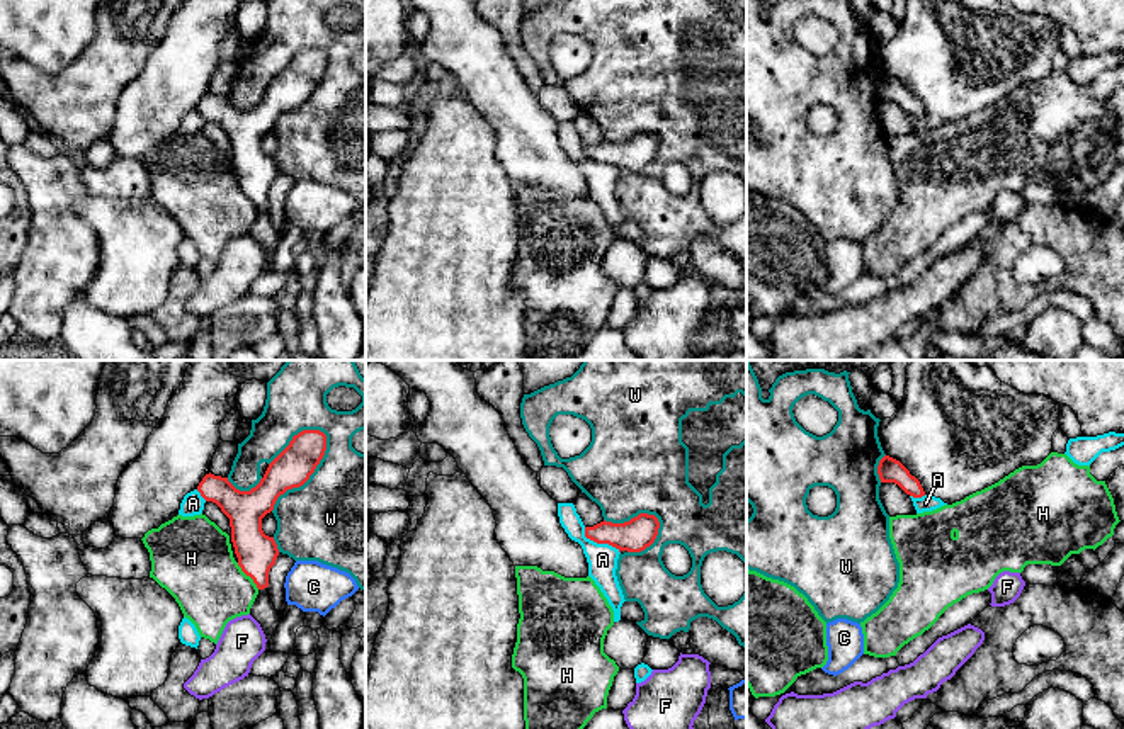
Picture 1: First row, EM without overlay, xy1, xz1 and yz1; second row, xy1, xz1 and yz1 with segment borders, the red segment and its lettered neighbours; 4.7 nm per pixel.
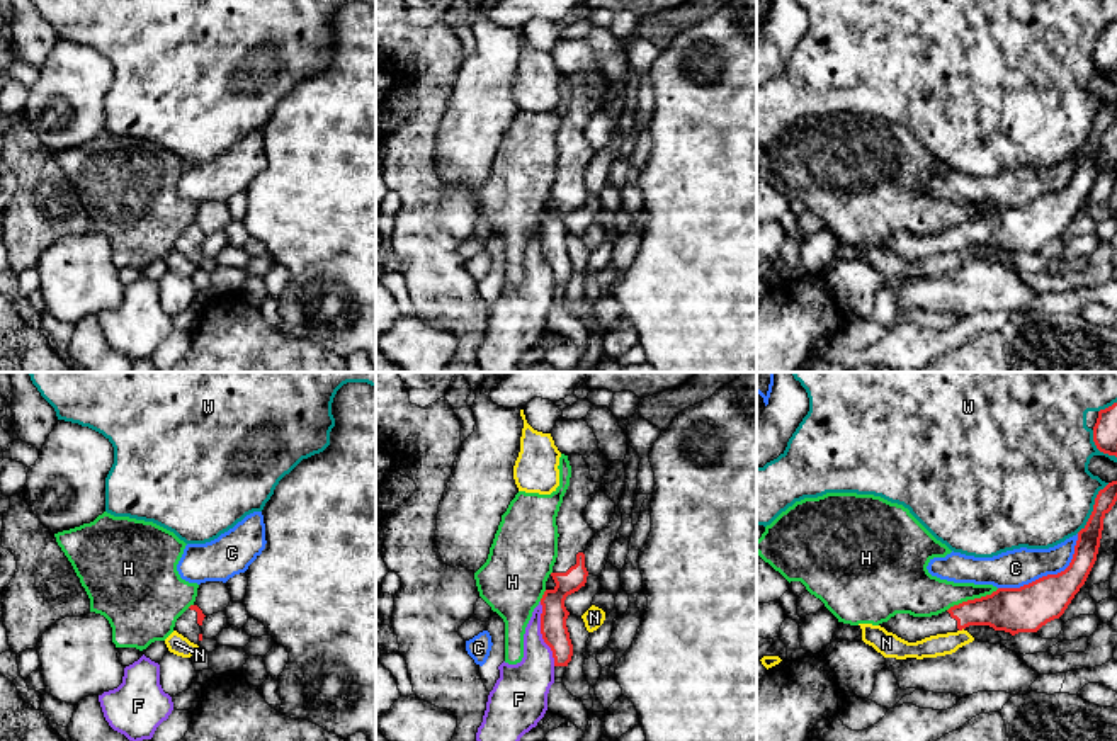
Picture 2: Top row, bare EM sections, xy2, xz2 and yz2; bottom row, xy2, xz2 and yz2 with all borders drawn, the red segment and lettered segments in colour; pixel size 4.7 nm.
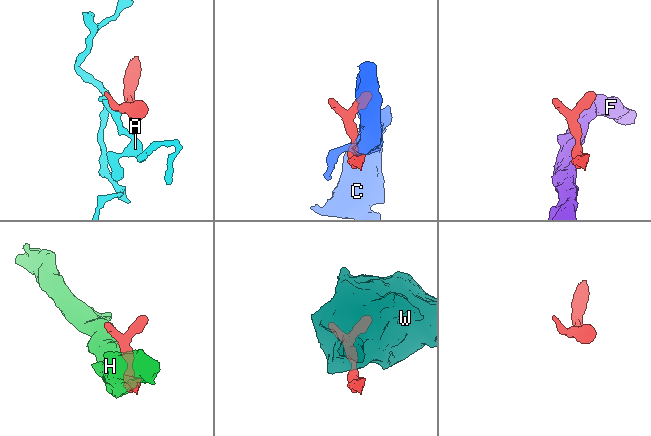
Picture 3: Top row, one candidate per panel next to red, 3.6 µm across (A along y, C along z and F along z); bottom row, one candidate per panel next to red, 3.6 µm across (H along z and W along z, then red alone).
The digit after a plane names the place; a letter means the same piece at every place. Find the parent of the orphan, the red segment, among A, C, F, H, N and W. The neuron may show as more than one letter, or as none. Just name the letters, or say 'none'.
none

